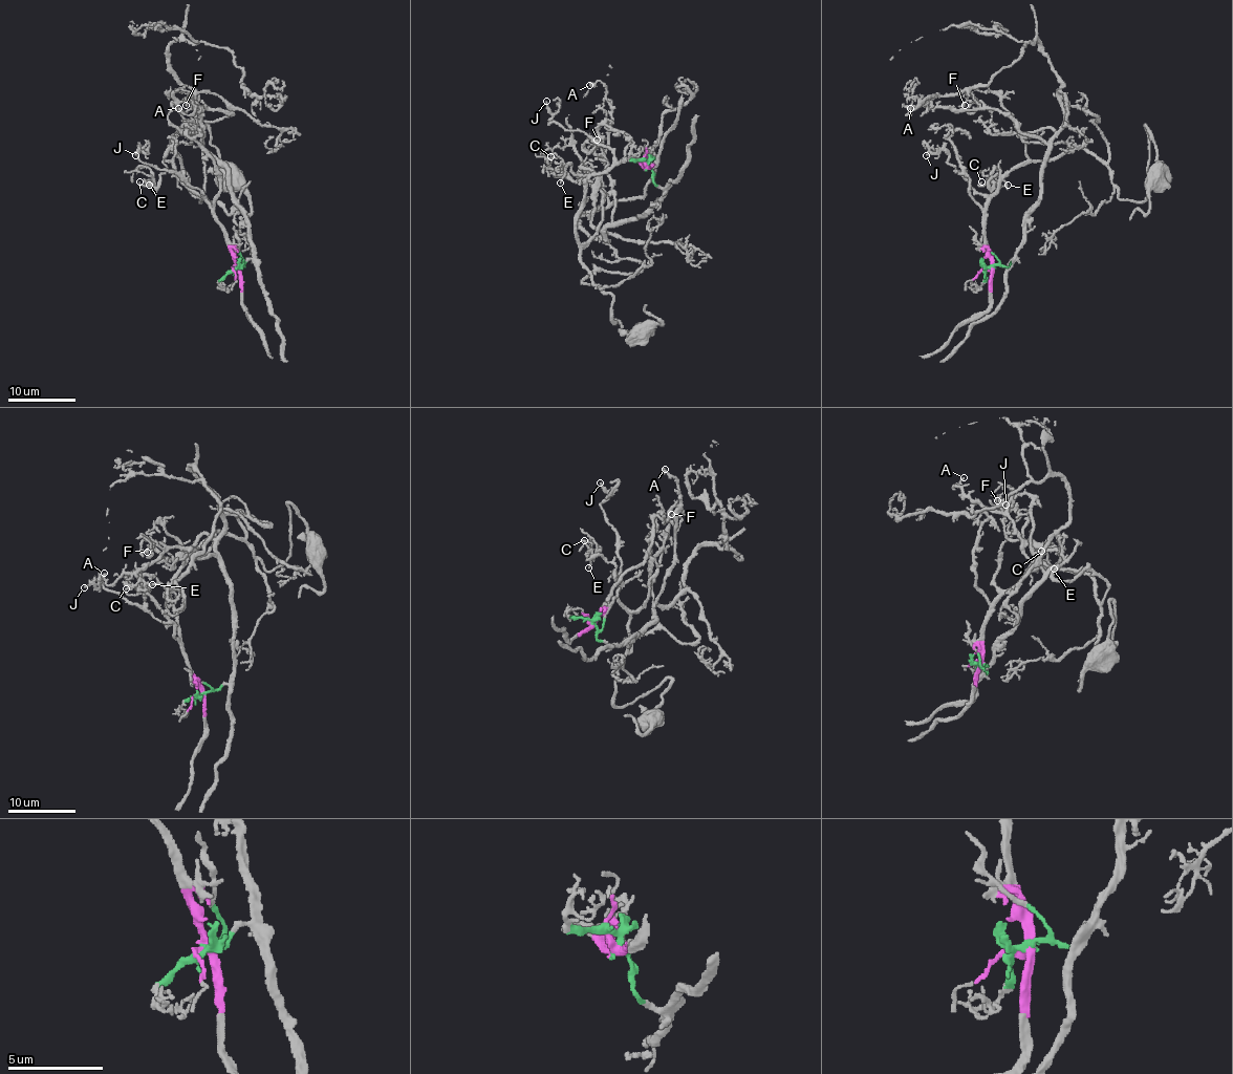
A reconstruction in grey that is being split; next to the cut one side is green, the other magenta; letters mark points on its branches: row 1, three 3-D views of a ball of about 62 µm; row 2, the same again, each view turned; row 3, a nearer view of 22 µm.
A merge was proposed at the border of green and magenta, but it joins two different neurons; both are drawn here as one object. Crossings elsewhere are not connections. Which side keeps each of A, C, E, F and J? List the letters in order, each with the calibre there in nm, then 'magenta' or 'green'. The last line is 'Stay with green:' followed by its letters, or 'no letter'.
A: calibre 110 nm; green
C: calibre 140 nm; magenta
E: calibre 110 nm; magenta
F: calibre 180 nm; green
J: calibre 130 nm; magenta
Stay with green: A, F

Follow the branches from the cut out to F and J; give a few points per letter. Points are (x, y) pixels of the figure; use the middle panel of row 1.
F: (647, 167), (664, 193), (642, 215), (614, 222), (611, 181), (606, 165), (595, 151), (596, 140)
J: (647, 167), (640, 159), (617, 159), (608, 148), (596, 145), (584, 132), (548, 123), (553, 114), (545, 101)

